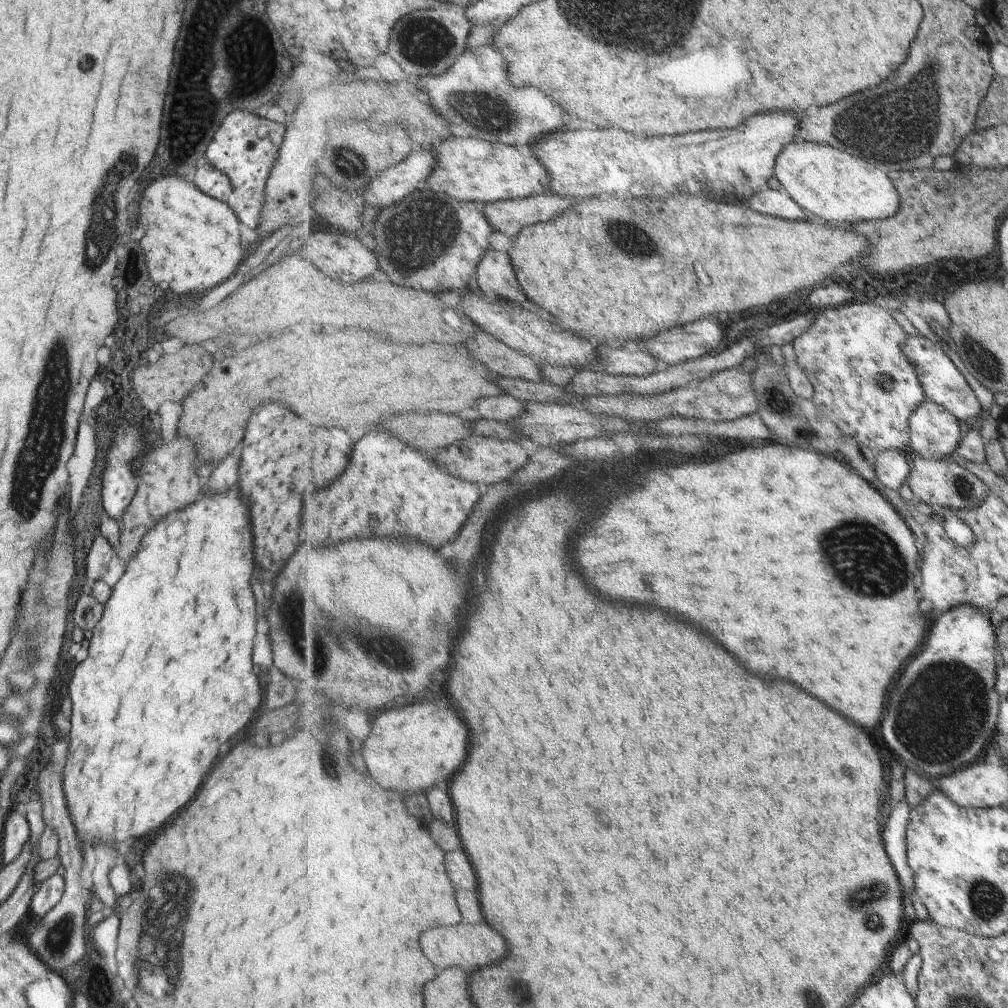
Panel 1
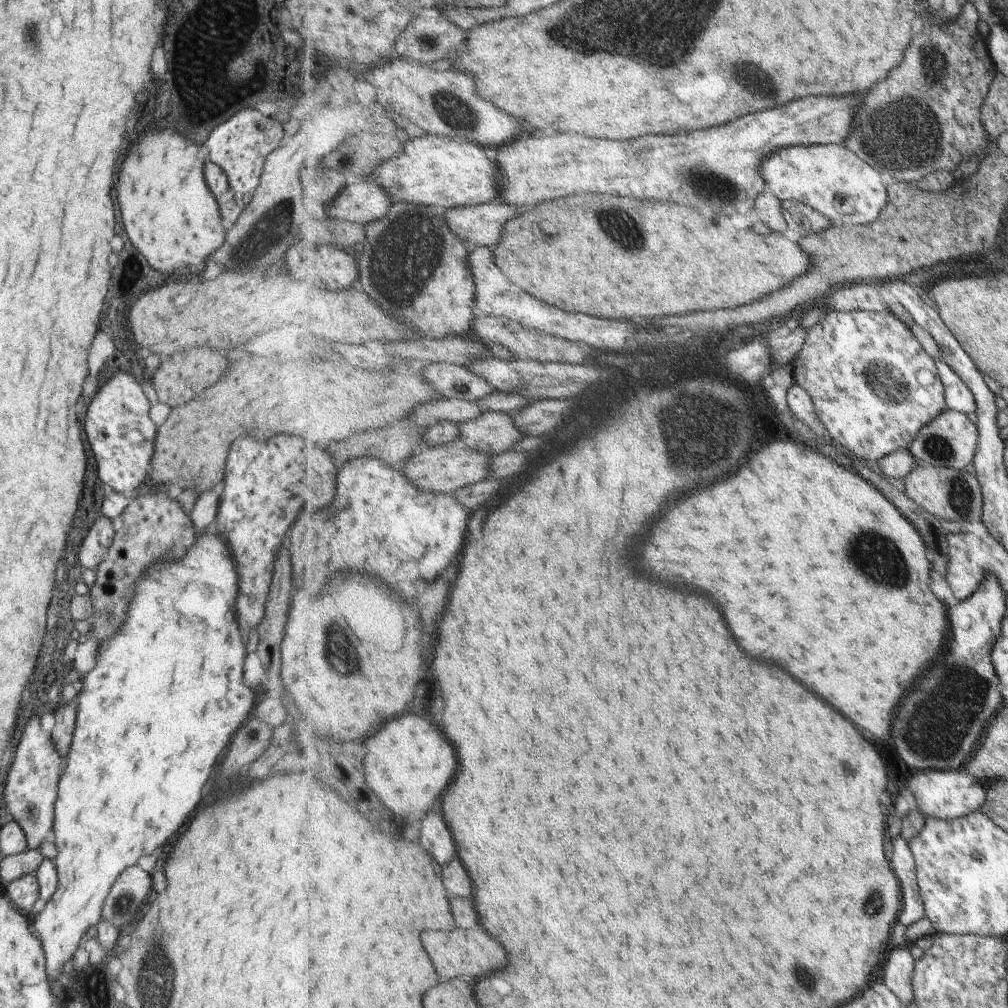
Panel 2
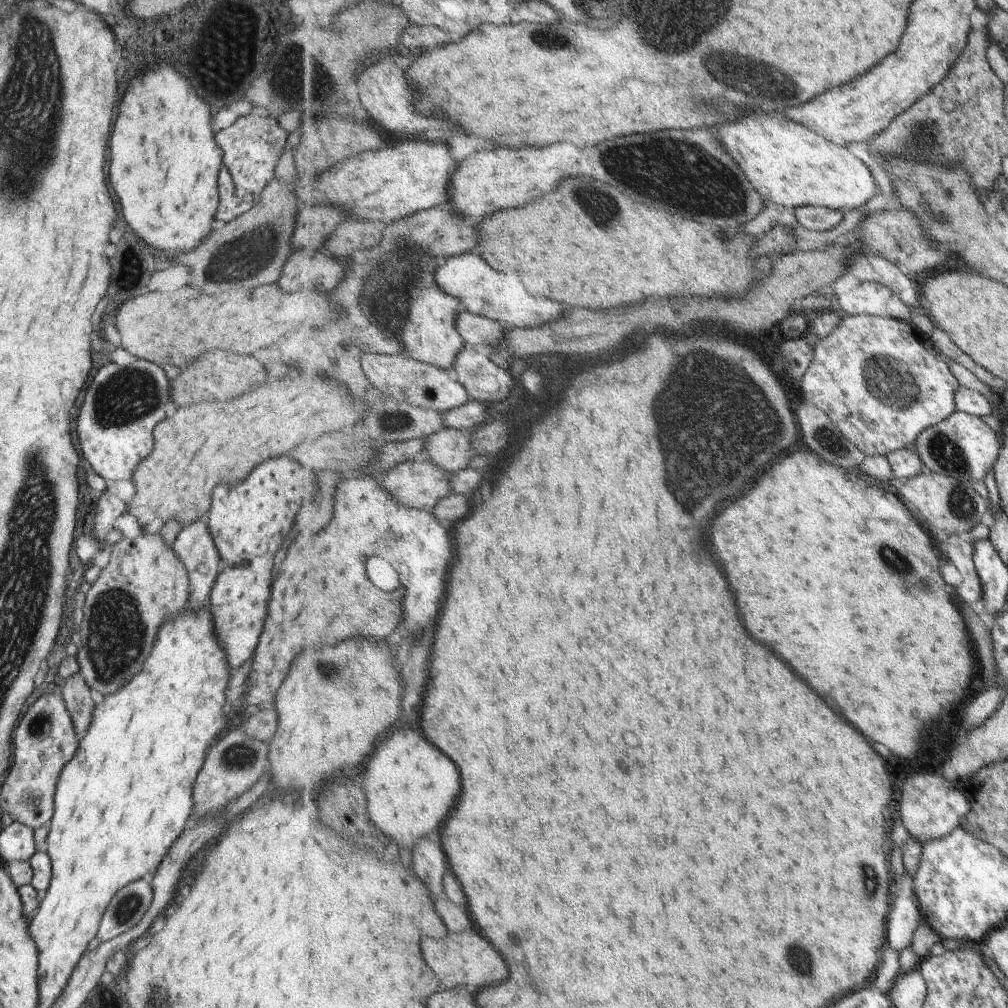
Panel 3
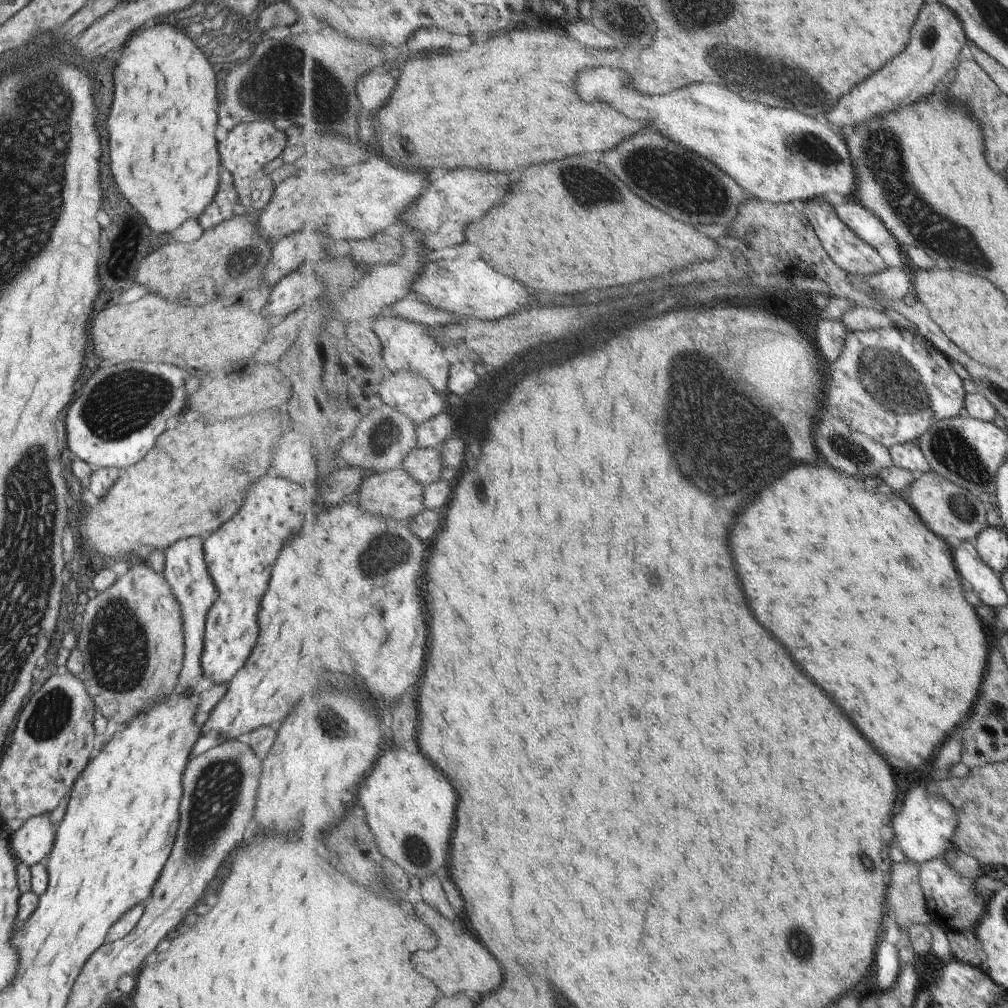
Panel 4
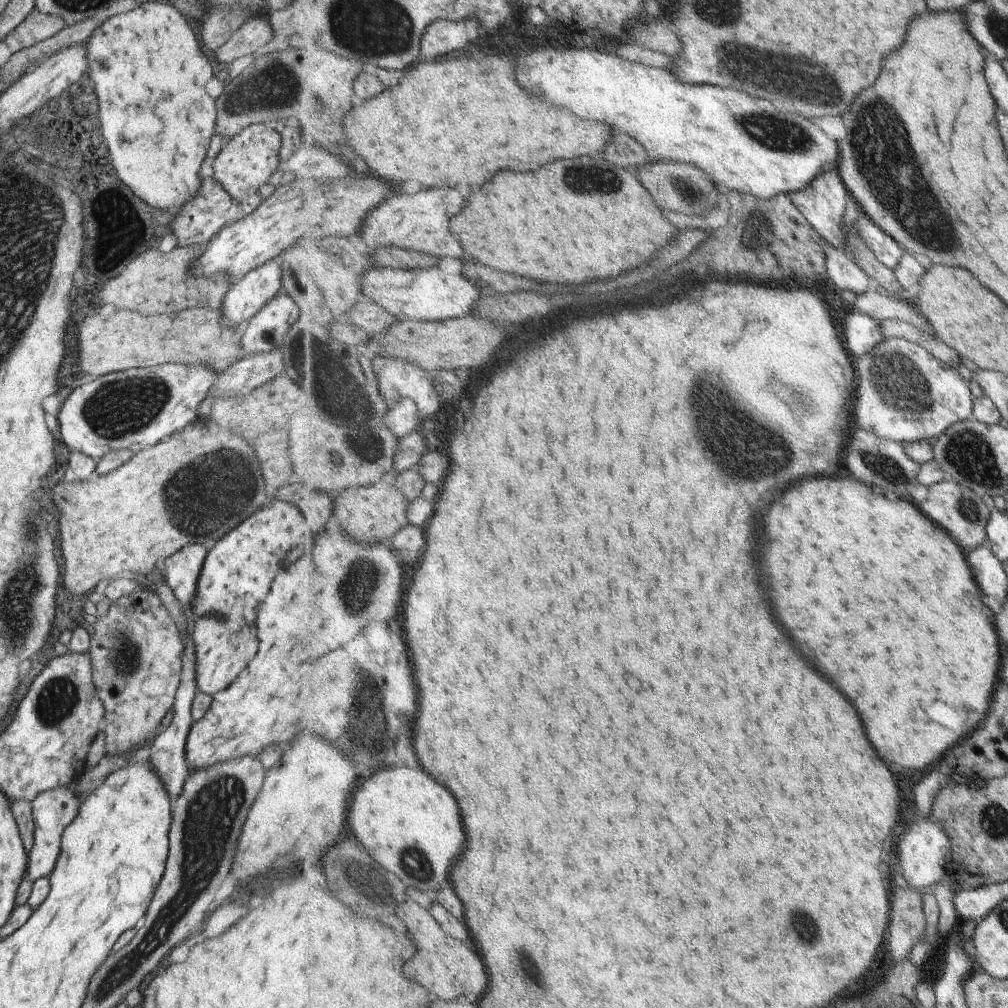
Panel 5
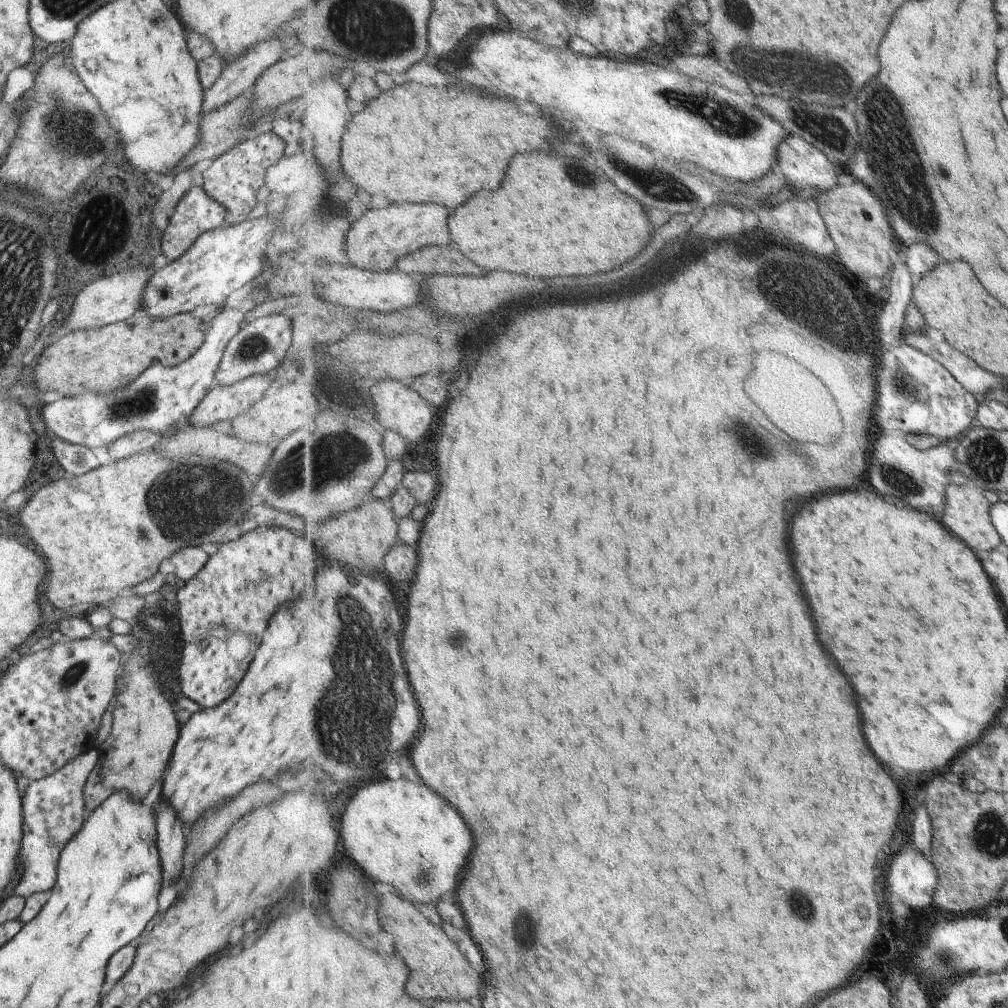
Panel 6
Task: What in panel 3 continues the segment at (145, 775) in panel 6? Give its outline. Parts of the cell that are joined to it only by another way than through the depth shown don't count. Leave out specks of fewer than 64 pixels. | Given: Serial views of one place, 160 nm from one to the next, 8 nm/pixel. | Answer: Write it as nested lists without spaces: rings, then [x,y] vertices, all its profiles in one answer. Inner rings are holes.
[[[159,533],[123,536],[111,545],[109,561],[101,569],[95,582],[90,585],[83,603],[83,620],[76,624],[79,630],[79,644],[76,652],[76,663],[84,683],[101,694],[113,694],[123,682],[129,682],[137,668],[143,666],[148,657],[153,638],[167,618],[186,610],[188,602],[188,580],[182,562],[175,556],[172,546],[165,546]]]

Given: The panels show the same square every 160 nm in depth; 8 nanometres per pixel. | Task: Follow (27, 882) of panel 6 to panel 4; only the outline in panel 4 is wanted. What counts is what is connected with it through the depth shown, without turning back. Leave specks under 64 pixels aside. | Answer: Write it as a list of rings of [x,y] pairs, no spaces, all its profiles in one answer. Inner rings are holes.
[[[43,813],[29,817],[18,830],[9,832],[7,836],[16,862],[28,867],[37,863],[44,864],[53,844],[53,825],[48,813]]]

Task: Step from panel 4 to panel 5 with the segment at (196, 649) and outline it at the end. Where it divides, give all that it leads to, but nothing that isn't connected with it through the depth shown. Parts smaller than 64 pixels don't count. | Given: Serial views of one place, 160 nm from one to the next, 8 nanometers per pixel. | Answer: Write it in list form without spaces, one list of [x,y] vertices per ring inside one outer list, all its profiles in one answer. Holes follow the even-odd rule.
[[[199,543],[182,546],[177,552],[164,558],[163,576],[174,597],[183,606],[187,624],[191,630],[192,609],[190,598],[193,596],[195,581],[199,574],[207,548]],[[190,633],[185,642],[185,650],[182,654],[180,684],[178,685],[172,704],[173,714],[171,714],[171,722],[169,722],[169,726],[167,726],[163,732],[159,732],[159,734],[152,740],[152,743],[148,748],[149,754],[147,758],[150,769],[163,784],[163,788],[167,790],[167,794],[169,794],[171,798],[177,798],[177,796],[181,794],[181,786],[183,786],[184,780],[187,778],[188,767],[184,761],[184,744],[188,728],[193,722],[190,715],[192,698],[194,697],[194,694],[198,692],[194,683],[194,652]]]

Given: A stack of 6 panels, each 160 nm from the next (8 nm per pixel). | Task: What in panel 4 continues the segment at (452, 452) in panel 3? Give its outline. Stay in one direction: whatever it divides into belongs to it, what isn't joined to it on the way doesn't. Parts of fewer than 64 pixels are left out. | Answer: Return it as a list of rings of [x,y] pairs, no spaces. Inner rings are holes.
[[[416,446],[405,456],[401,468],[421,484],[428,485],[437,482],[443,467],[440,450],[441,446],[433,448]]]

